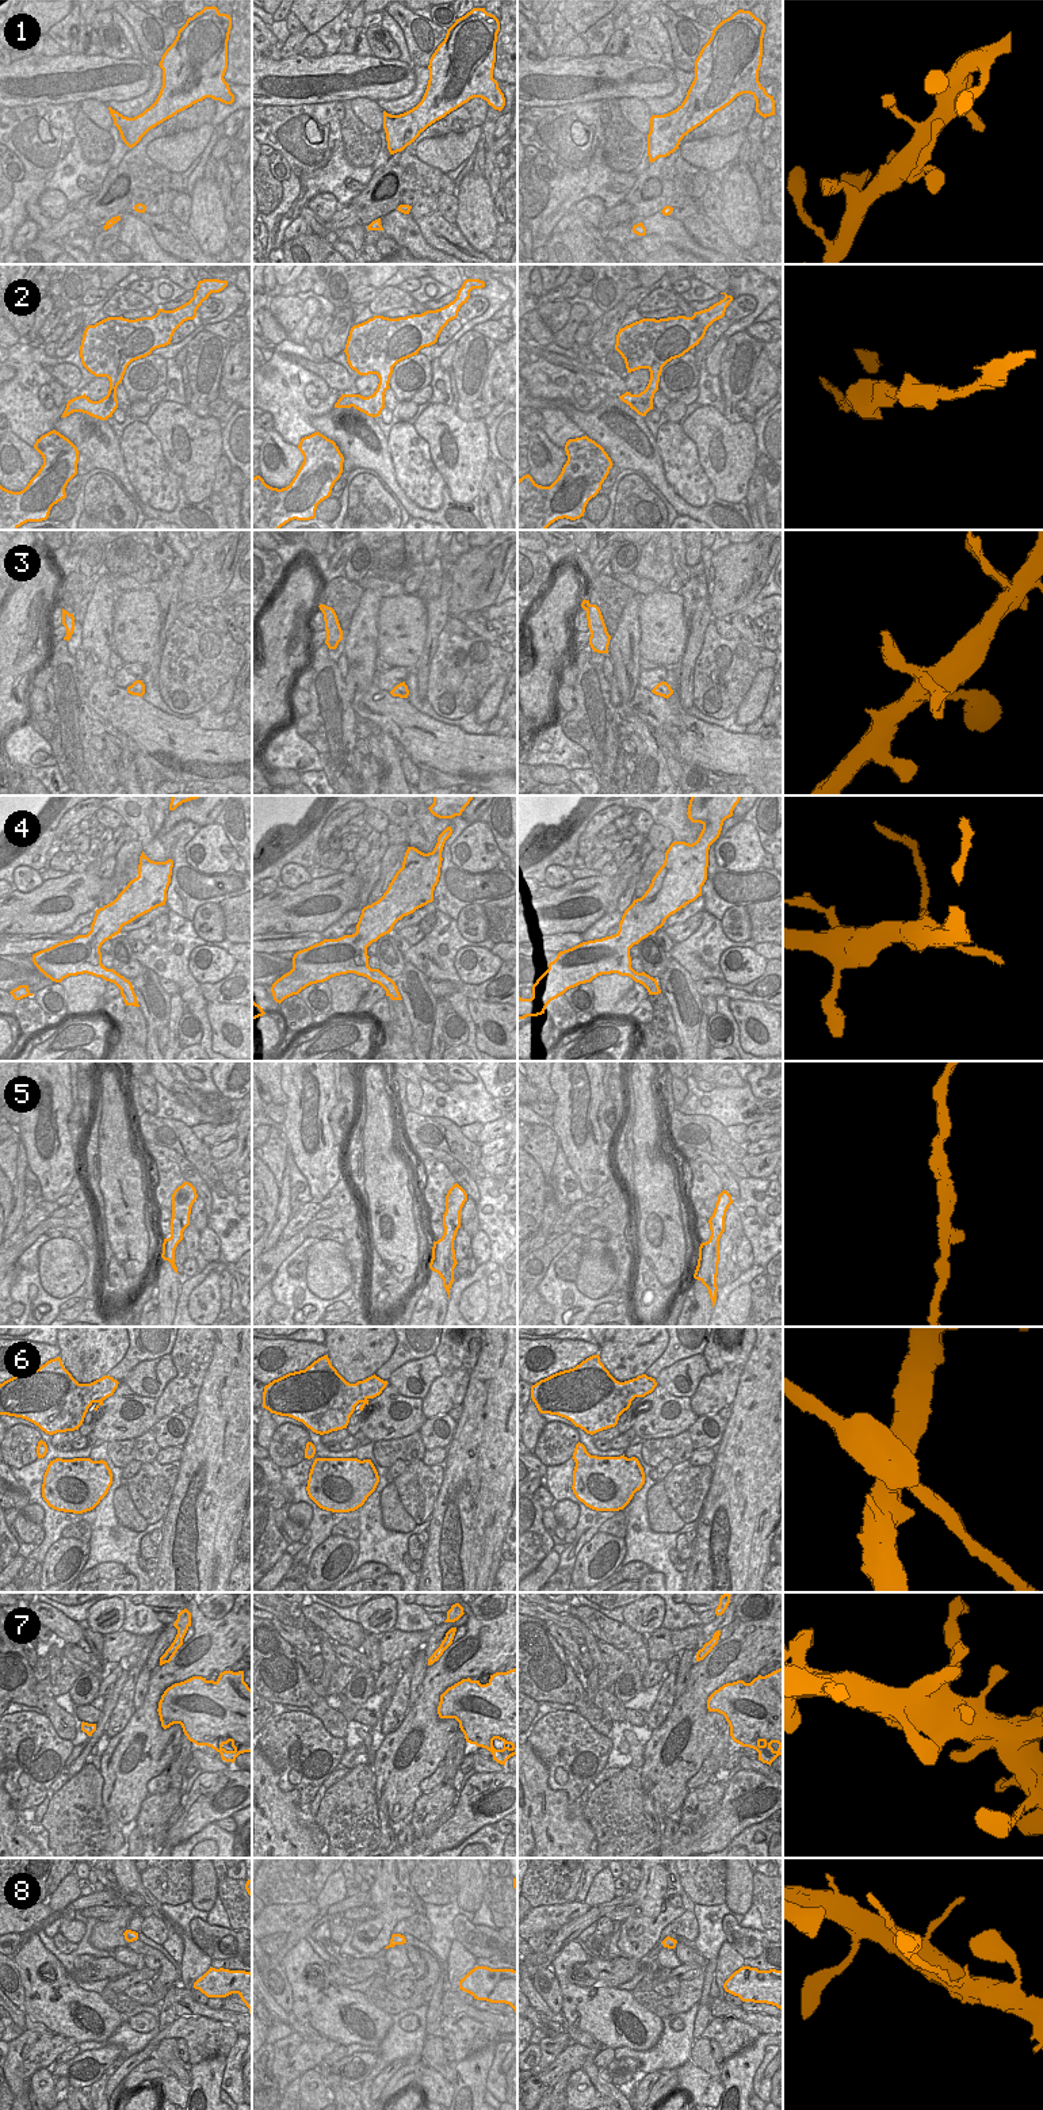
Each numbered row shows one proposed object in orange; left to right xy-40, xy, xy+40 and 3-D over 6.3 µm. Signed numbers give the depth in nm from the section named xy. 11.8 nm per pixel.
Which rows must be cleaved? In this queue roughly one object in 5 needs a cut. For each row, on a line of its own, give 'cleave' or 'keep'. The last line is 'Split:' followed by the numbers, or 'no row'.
1: keep
2: keep
3: keep
4: cleave
5: keep
6: keep
7: keep
8: cleave
Split: 4, 8

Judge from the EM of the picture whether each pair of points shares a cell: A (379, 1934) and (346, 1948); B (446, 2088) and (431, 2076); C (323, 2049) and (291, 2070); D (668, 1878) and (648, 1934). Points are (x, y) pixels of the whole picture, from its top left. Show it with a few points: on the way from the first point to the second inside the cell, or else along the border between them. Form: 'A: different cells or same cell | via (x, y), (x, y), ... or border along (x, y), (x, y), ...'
A: different cells | border along (355, 1922), (351, 1945), (370, 1957)
B: same cell | via (442, 2086), (435, 2080)
C: same cell | via (314, 2053), (300, 2063)
D: same cell | via (654, 1892), (652, 1895), (652, 1915), (648, 1920)

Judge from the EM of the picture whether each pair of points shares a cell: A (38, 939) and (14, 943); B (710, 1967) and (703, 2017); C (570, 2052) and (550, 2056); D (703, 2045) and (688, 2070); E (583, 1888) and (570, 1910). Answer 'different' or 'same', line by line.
A: same
B: same
C: different
D: different
E: different

